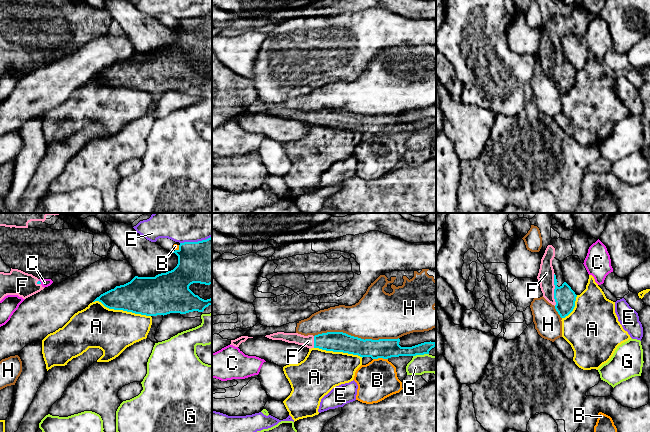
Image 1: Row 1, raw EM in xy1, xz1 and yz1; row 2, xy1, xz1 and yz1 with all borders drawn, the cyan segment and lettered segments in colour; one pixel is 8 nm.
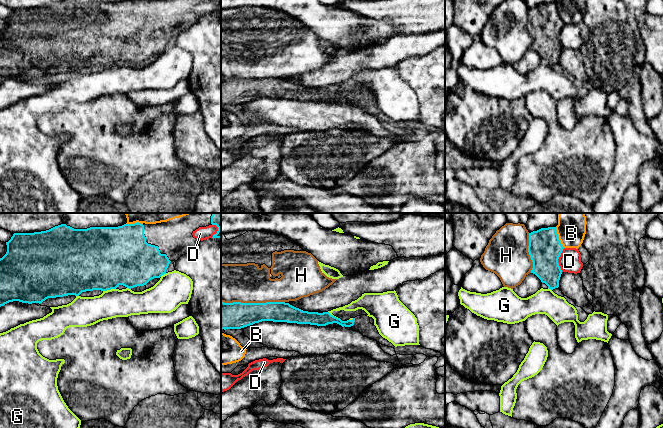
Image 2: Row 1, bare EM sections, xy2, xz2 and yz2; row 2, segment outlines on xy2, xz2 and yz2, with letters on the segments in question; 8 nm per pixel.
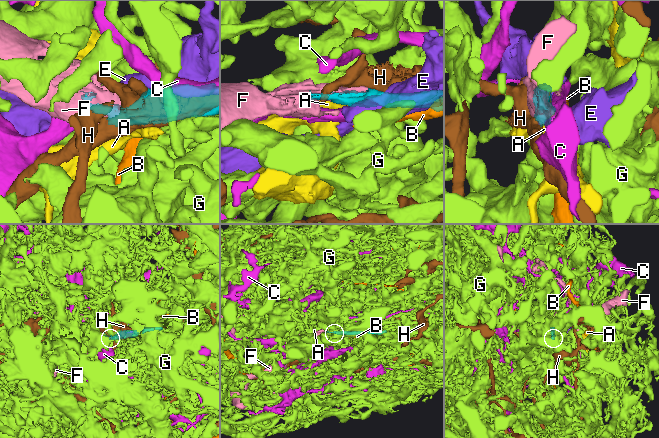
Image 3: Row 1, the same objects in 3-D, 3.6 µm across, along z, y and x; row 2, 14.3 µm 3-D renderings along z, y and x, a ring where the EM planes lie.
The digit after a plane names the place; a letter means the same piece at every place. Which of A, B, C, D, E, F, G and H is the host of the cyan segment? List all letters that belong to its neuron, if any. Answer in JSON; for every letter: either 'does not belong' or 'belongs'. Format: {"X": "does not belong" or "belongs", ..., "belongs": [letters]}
{"A": "does not belong", "B": "does not belong", "C": "does not belong", "D": "does not belong", "E": "does not belong", "F": "belongs", "G": "does not belong", "H": "does not belong", "belongs": ["F"]}

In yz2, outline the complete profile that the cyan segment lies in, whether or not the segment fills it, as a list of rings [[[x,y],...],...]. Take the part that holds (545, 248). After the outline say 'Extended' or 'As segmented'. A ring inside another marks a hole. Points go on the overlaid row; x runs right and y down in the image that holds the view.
[[[556,227],[541,228],[529,233],[528,252],[533,262],[531,273],[551,290],[559,287],[562,270],[558,259],[563,249]]]. As segmented

